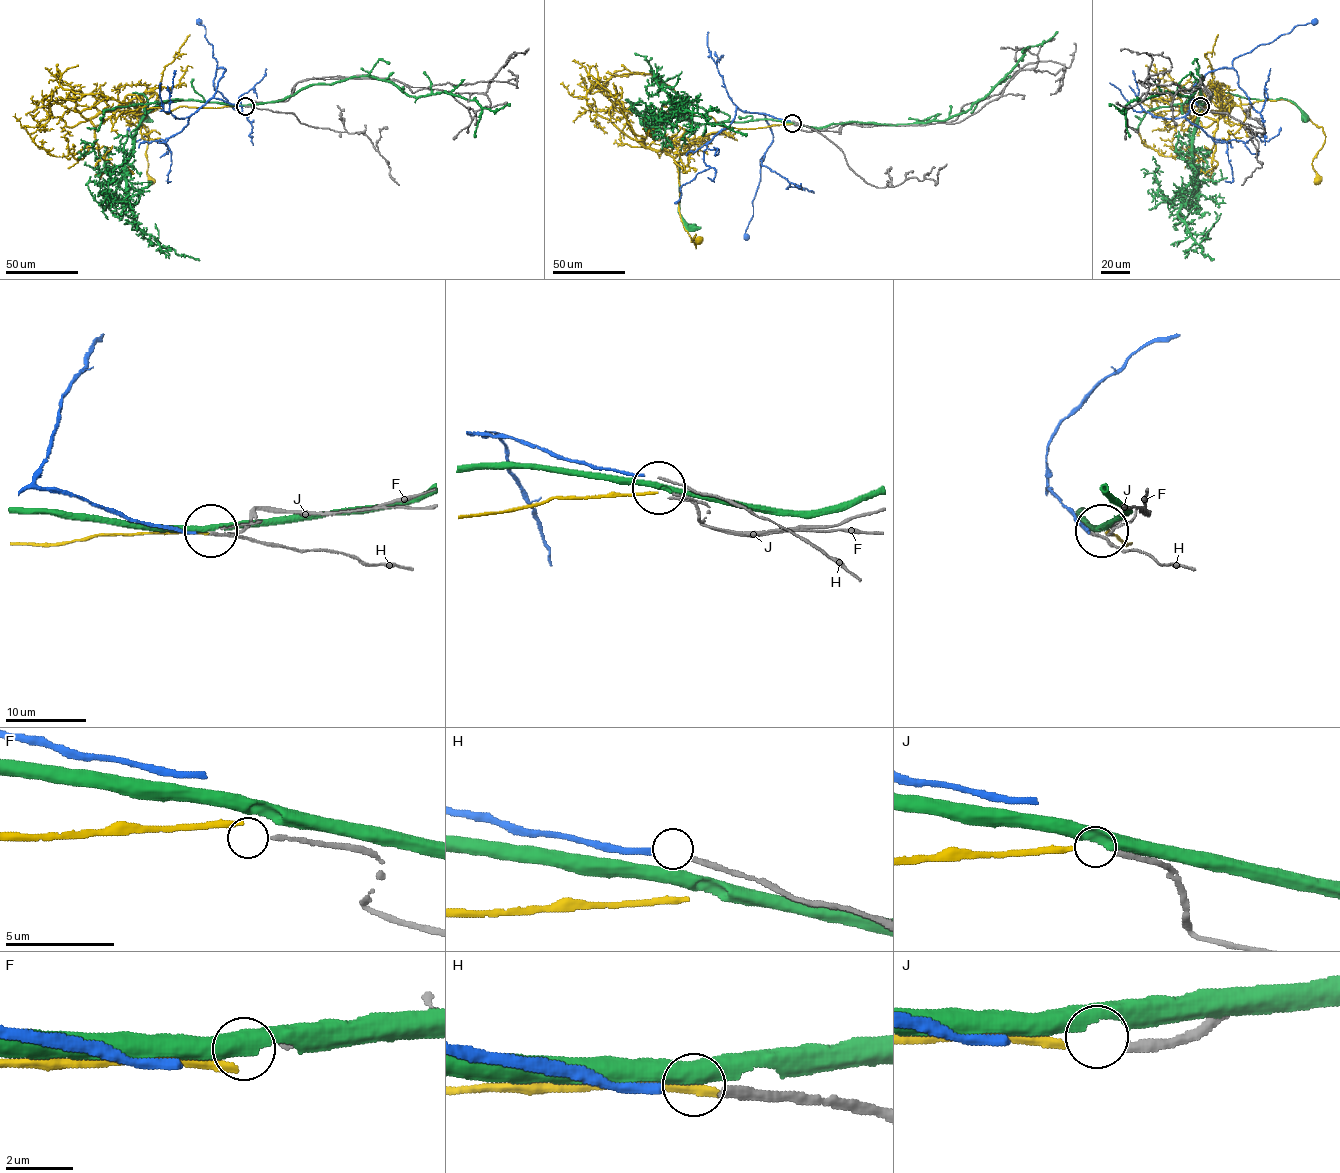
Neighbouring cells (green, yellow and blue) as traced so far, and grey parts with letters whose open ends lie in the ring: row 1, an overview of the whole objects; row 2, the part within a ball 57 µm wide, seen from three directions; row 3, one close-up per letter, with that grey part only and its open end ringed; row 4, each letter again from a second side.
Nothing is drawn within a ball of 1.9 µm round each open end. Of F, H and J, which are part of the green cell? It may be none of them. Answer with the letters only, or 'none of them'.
none of them

